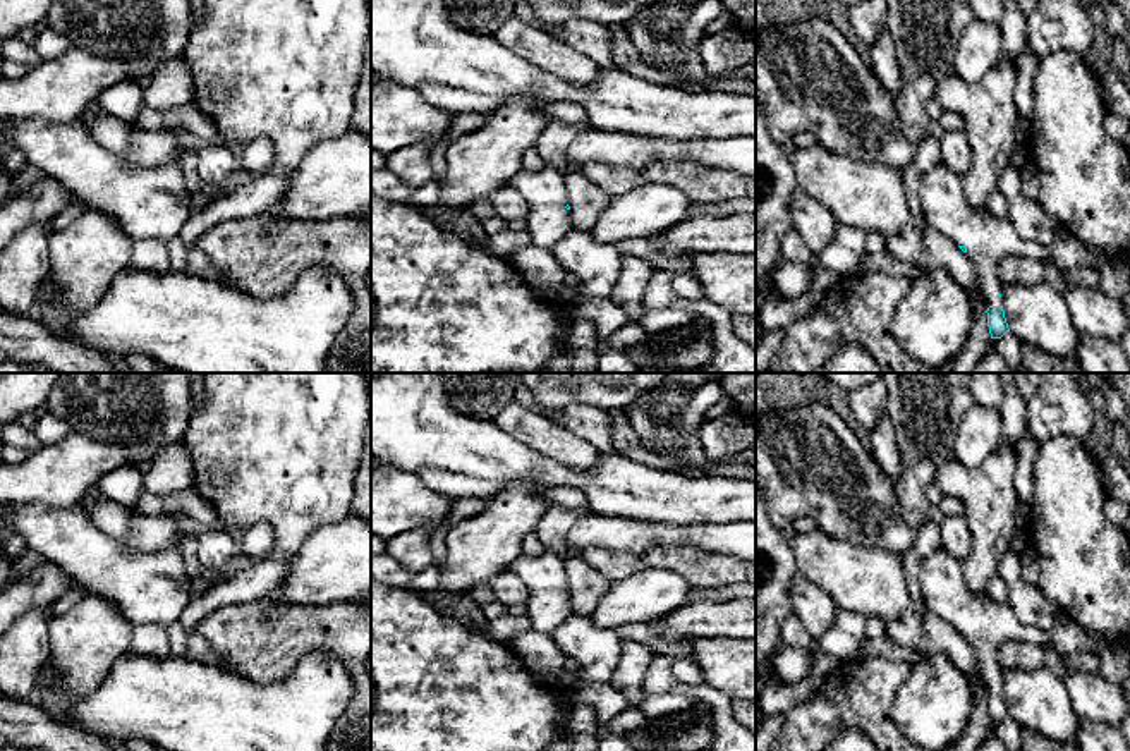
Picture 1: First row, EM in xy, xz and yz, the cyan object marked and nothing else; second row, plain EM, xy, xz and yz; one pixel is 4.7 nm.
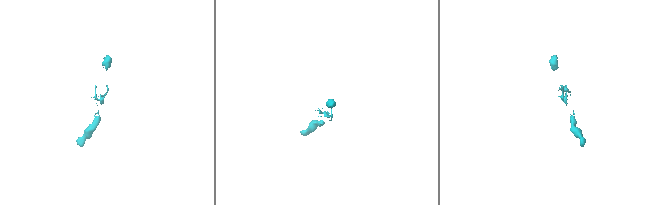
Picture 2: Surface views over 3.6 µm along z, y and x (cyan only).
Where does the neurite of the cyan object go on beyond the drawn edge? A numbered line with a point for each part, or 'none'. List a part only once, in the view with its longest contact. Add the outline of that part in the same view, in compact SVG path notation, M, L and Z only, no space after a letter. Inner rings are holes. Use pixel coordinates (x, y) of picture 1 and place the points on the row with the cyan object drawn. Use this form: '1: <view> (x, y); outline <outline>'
1: yz (988, 239); outline M943 162L920 175L922 215L929 227L957 246L967 247L965 254L975 265L987 306L1001 306L999 261L1005 256L1029 256L1044 261L1048 247L1022 239L1008 217L998 218L987 210L974 210L960 187L960 179L962 175Z

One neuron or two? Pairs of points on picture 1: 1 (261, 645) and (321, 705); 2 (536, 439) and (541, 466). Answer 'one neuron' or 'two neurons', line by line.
1: two neurons
2: two neurons

